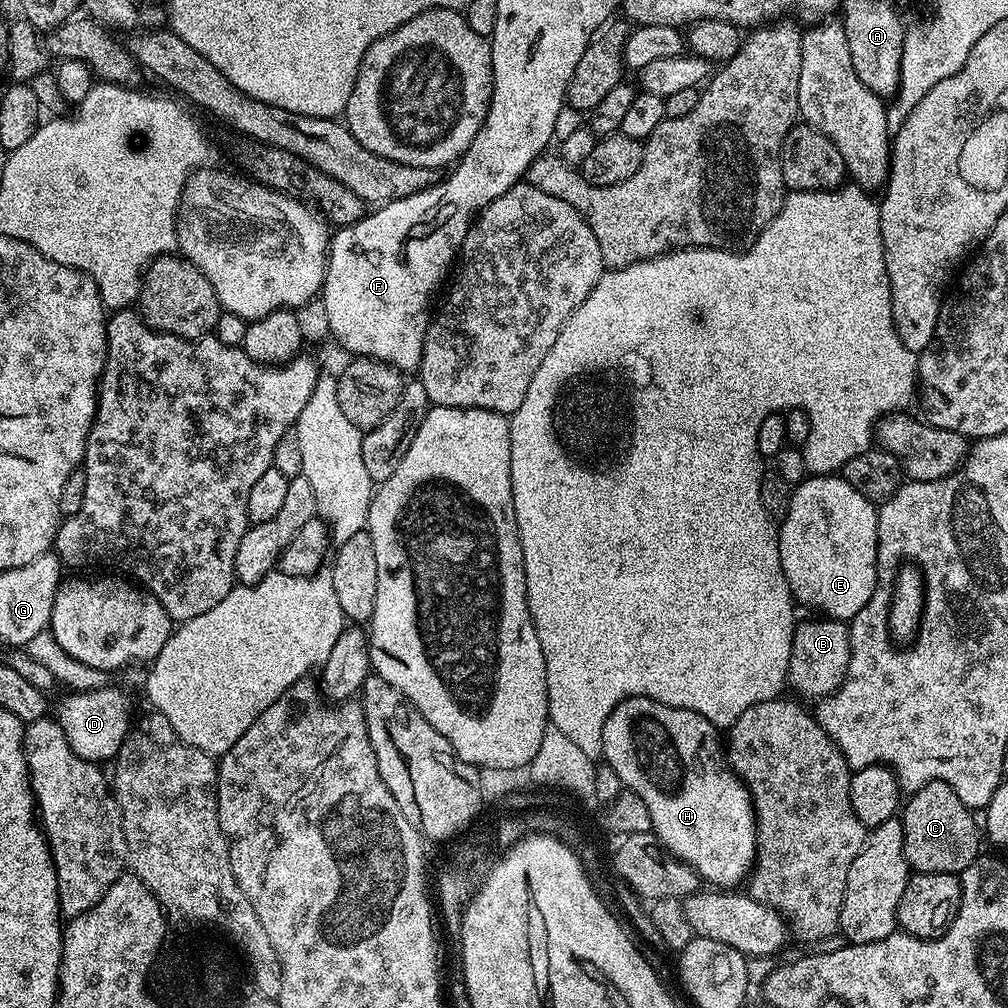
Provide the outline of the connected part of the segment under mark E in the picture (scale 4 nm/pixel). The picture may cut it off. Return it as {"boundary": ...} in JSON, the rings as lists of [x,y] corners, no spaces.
{"boundary":[[[836,474],[809,475],[792,488],[784,521],[780,520],[779,538],[782,570],[797,605],[813,608],[813,613],[829,620],[850,622],[874,594],[876,551],[878,550],[877,505],[866,499],[850,482]]]}

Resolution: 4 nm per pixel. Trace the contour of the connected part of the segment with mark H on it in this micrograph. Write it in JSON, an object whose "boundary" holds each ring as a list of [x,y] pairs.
{"boundary":[[[631,696],[606,718],[602,746],[603,759],[616,771],[621,785],[646,802],[656,839],[690,865],[701,881],[730,886],[726,884],[736,884],[751,873],[756,863],[752,795],[728,763],[716,725],[697,712]]]}

